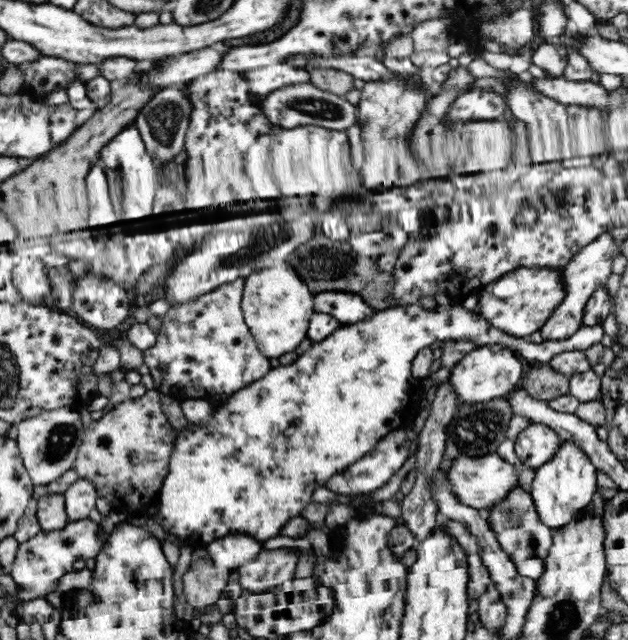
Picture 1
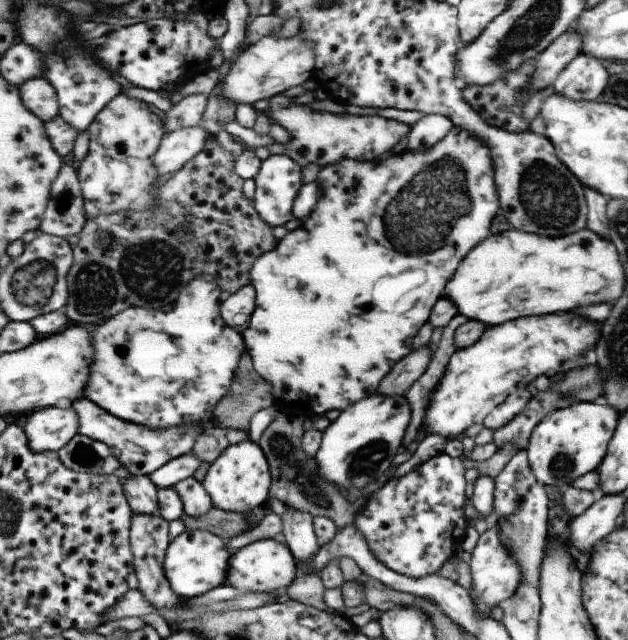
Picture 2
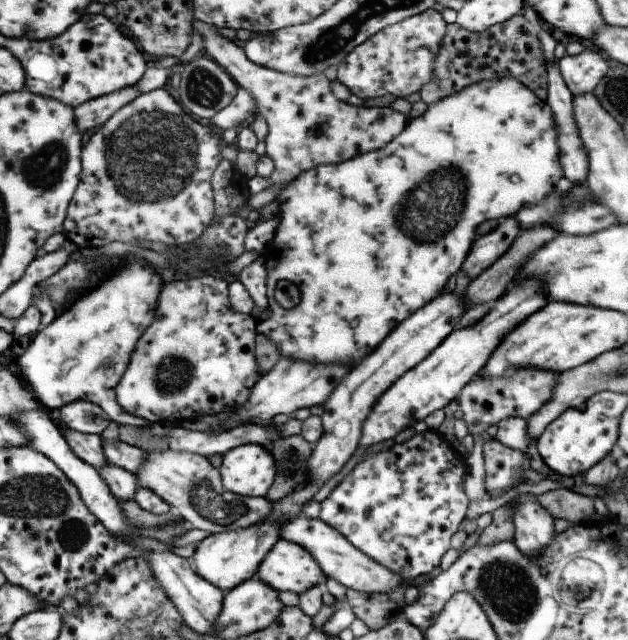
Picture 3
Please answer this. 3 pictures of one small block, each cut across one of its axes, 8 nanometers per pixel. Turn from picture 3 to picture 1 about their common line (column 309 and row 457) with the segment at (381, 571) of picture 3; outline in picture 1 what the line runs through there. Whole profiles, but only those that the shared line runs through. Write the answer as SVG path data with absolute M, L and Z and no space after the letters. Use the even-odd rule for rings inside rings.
M532 423L518 434L514 451L522 463L538 469L556 456L562 442L560 435L548 425Z

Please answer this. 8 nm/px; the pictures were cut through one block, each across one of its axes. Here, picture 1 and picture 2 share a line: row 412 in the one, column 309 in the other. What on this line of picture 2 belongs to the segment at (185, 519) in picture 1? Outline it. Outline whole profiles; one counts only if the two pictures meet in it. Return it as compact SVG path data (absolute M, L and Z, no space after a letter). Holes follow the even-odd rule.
M453 125L447 134L439 142L429 148L419 150L403 150L385 160L358 161L353 159L341 159L335 164L325 165L318 171L317 182L320 188L319 198L316 200L313 210L300 220L300 225L291 231L287 231L283 238L276 241L273 250L260 254L251 265L248 275L251 286L255 291L255 308L250 317L250 324L241 333L243 336L245 351L249 353L255 372L265 378L272 388L272 397L275 407L279 412L289 416L316 416L324 415L329 410L345 410L354 402L375 394L375 388L379 381L389 372L394 362L407 356L412 349L413 337L428 320L431 307L442 296L442 290L446 281L454 275L458 262L477 244L489 236L489 227L493 216L497 215L498 196L494 185L494 168L488 146L475 135L465 129ZM383 214L395 216L395 230L385 228L387 222Z

